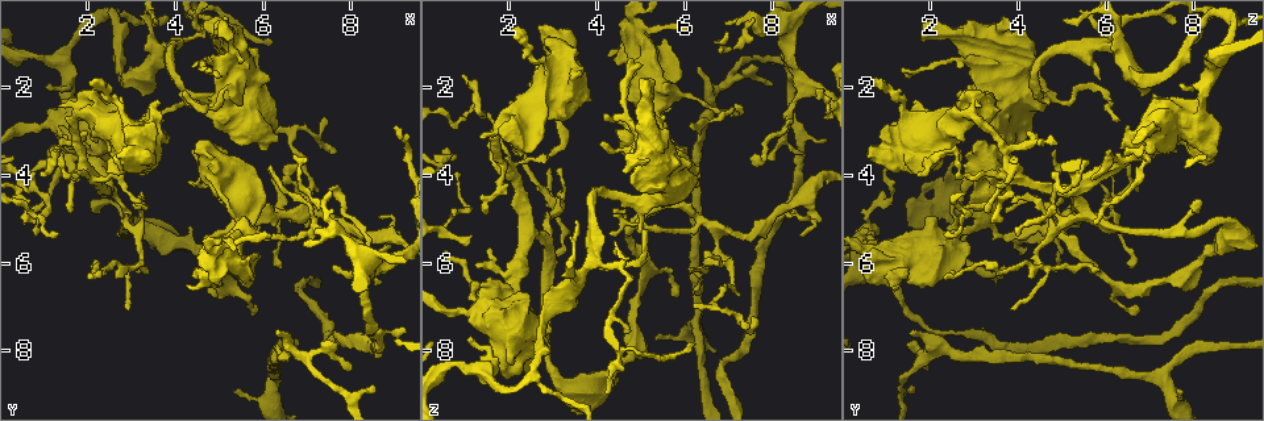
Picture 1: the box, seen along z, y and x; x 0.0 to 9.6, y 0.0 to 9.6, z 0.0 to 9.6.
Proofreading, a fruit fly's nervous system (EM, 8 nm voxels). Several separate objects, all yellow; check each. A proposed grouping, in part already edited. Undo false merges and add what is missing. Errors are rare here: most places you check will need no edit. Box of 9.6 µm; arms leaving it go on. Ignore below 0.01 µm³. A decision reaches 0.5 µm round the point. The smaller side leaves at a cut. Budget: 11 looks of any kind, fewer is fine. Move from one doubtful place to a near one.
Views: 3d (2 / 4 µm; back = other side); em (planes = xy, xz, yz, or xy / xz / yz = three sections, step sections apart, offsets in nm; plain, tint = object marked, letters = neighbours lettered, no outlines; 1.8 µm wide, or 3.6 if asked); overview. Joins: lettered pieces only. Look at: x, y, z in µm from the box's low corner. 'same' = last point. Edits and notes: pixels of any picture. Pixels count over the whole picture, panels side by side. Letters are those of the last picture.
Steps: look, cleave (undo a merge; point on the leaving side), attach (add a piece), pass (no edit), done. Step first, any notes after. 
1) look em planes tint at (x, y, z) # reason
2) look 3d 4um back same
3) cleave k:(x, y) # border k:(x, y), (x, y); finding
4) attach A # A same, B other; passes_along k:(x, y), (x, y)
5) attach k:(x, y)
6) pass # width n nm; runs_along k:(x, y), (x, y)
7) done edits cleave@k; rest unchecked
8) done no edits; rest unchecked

look 3d 2um at (2.10, 3.70, 6.40) # a fork

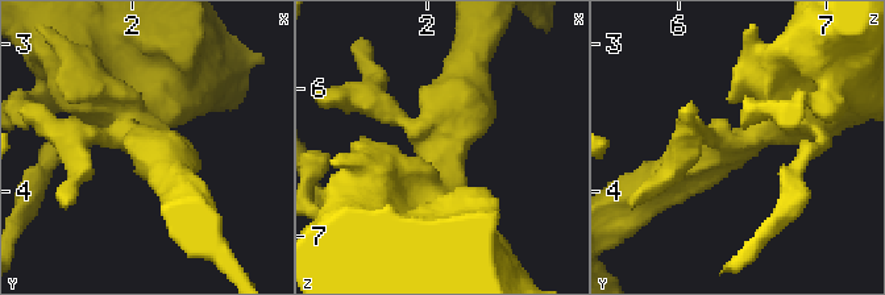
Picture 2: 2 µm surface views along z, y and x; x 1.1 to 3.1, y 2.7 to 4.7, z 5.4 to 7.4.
look em 3.6um yz step 8 tint at (2.14, 3.66, 6.38) # shape alone is not enough

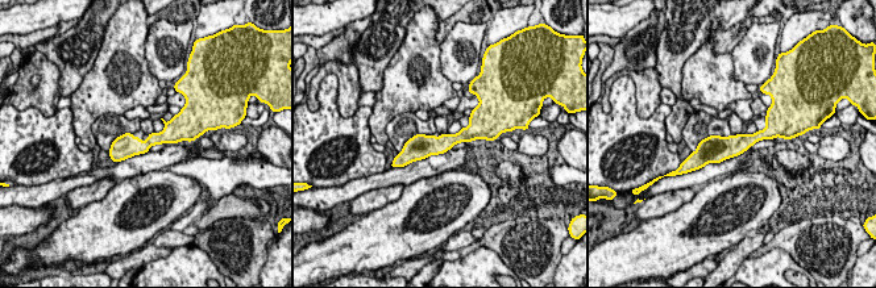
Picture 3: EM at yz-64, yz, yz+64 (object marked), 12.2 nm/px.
look em 3.6um planes letters same

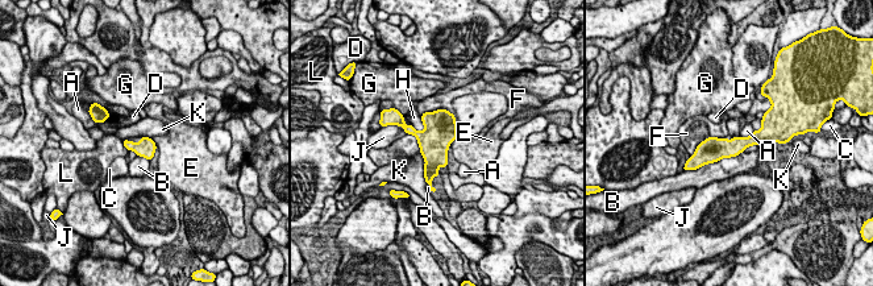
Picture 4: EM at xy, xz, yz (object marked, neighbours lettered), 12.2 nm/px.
pass # A other, B other, C other, D other, E other, F other, G other, H other, J other, K other, L other; arms 3; arm_widths 190, 280, 500 nm; continuous, no second neuron

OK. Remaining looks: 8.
look 3d 4um back at (5.75, 5.10, 3.35) # branch point

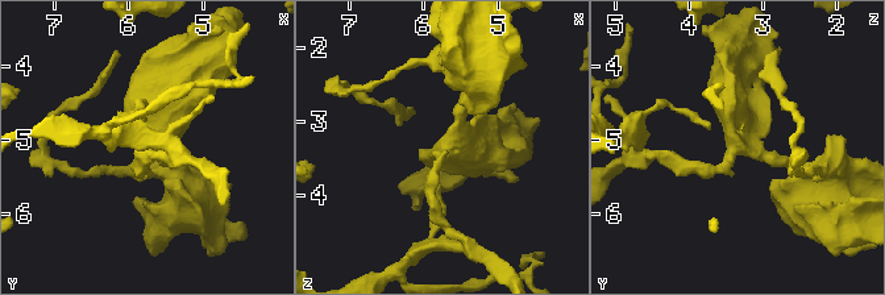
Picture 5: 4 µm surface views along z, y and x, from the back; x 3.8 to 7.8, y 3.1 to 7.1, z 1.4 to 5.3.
look em xy step 8 tint at (5.70, 5.10, 3.40) # arms 3; arm_widths 170, 180, 460 nm

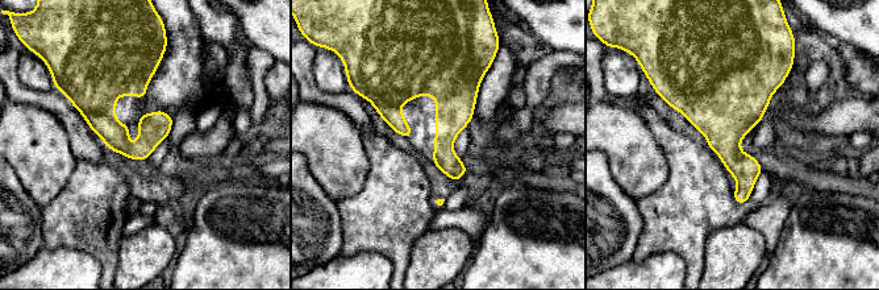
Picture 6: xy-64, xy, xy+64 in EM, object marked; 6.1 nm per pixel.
look em planes letters same # another direction

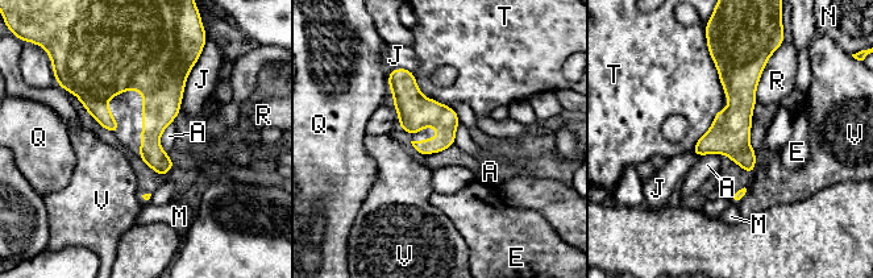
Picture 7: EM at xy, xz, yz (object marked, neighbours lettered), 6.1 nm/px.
pass # A other, E other, J other, M other, N other, Q other, R other, T other, V other; continuous, no second neuron

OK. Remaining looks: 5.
look em planes tint at (6.35, 7.65, 1.50) # an open end

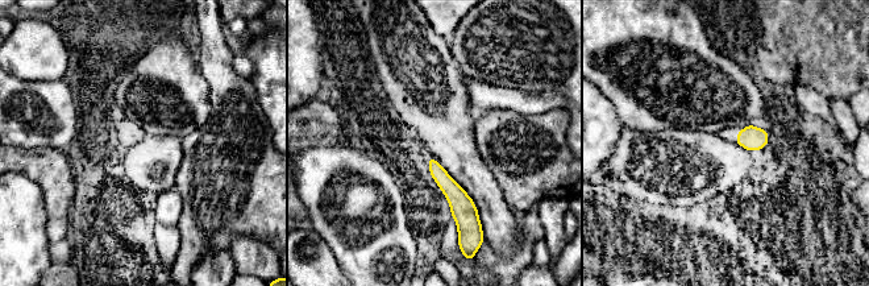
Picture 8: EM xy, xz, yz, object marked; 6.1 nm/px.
look em planes letters same # what lies round it

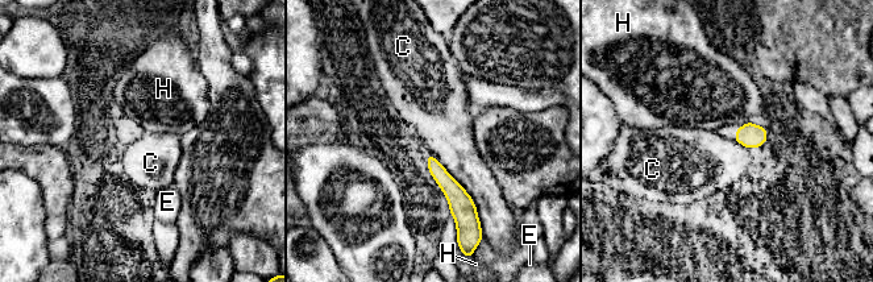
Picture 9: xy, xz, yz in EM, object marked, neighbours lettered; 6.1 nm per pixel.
pass # C other, E other, H other; runs_along 9:(429, 158), (439, 174), (472, 212); none of them fits

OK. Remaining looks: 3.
look 3d 2um at (4.90, 6.00, 0.80) # abrupt turn

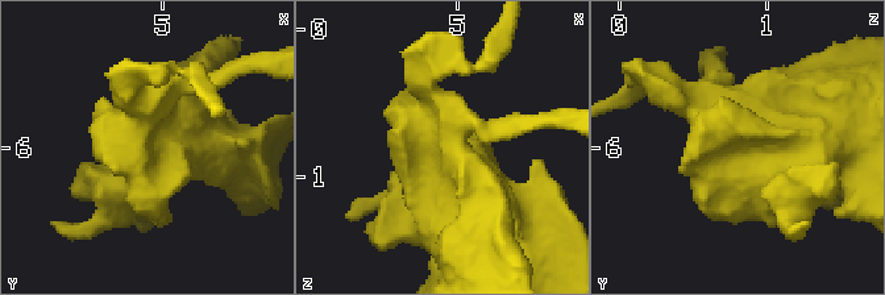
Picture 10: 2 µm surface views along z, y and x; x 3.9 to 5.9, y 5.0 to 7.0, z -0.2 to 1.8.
look em planes tint at (4.92, 5.96, 0.82) # now the EM

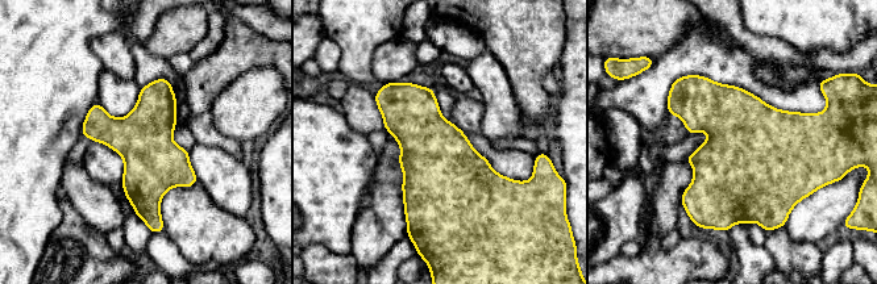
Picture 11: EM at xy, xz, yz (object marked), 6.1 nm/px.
look em planes letters same

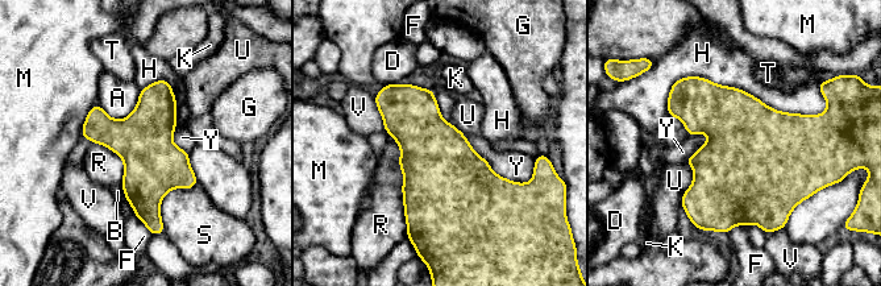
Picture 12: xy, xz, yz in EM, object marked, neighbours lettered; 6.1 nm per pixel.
pass # A other, B other, D other, F other, G other, H other, K other, M other, R other, S other, T other, U other, V other, Y other; border 12:(464, 133), (495, 173), (523, 183); all the same neuron

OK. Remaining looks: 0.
done no edits; rest unchecked

